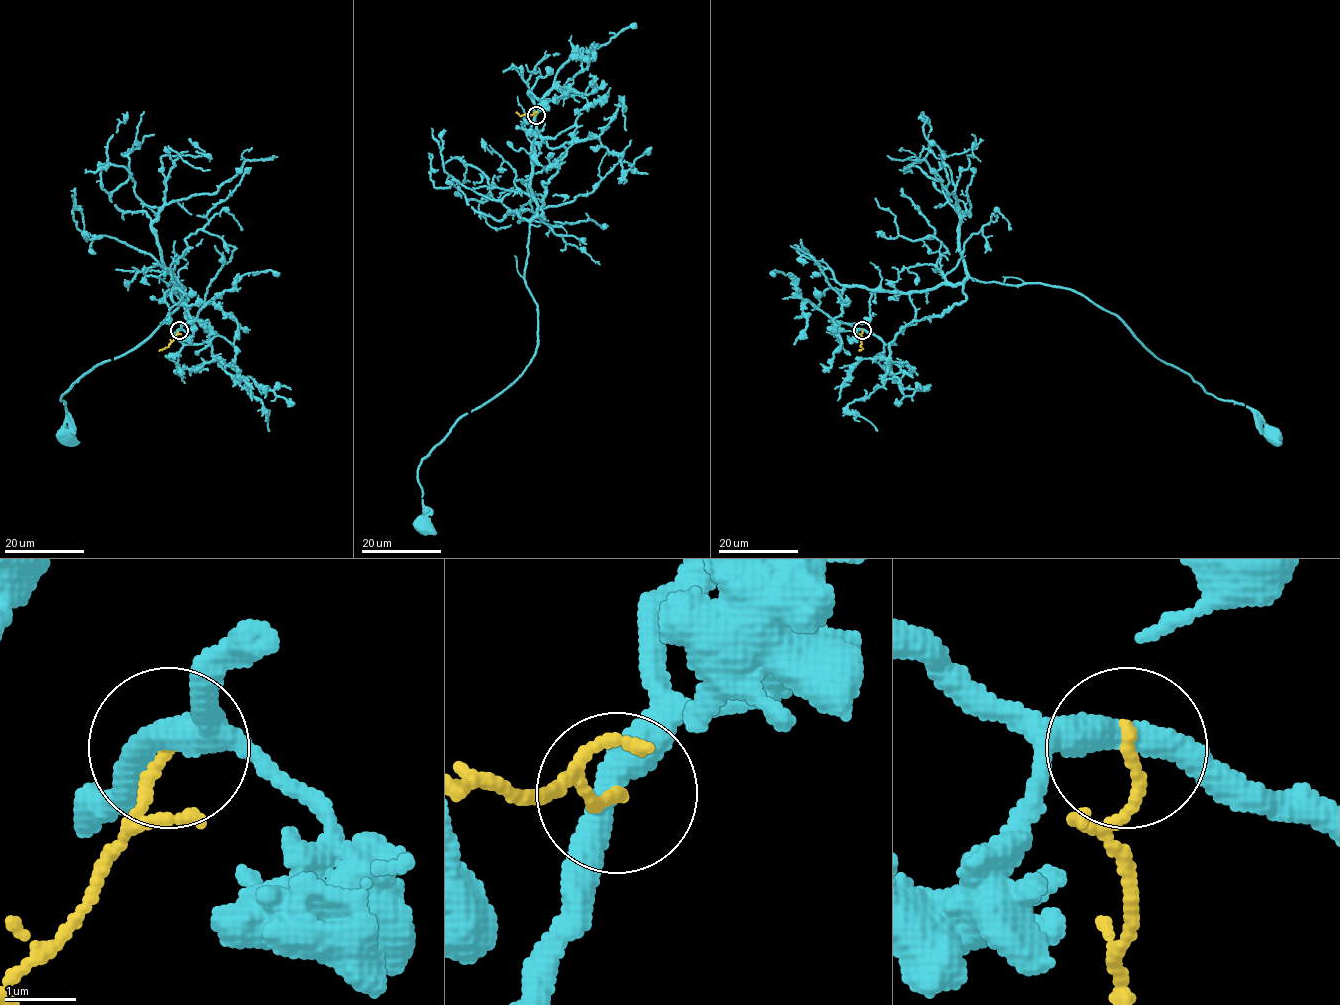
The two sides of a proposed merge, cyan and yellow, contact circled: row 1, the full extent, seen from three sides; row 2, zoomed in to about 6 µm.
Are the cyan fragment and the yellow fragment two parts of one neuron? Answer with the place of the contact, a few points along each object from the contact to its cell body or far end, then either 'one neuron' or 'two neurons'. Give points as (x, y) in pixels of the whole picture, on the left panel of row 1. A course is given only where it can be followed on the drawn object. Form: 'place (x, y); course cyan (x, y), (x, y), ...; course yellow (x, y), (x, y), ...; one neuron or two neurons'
place (179, 330); course cyan (179, 330), (184, 344), (209, 335), (186, 317), (185, 290), (173, 278), (179, 306), (65, 393), (67, 437); course yellow (179, 330), (175, 339), (159, 351); two neurons

